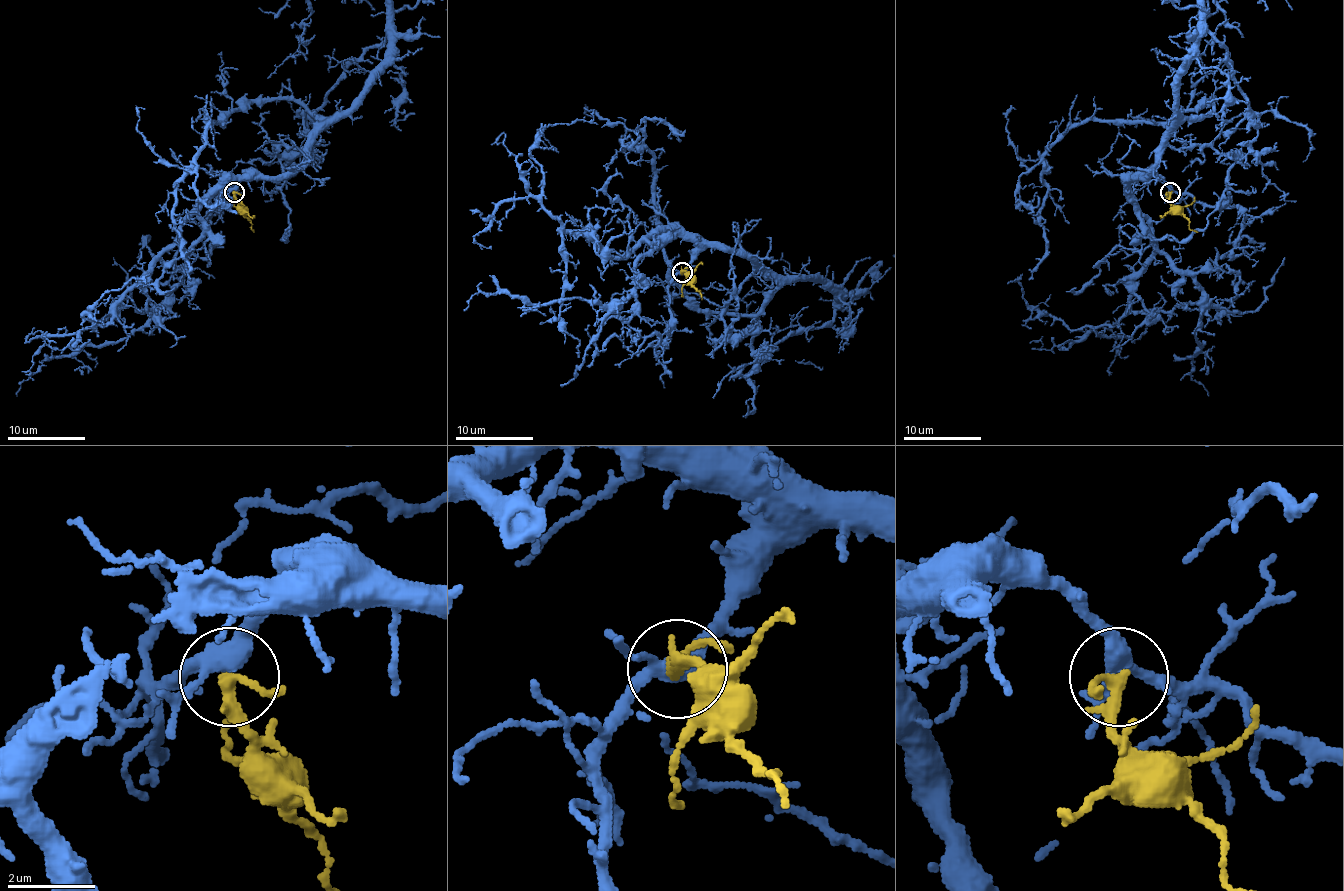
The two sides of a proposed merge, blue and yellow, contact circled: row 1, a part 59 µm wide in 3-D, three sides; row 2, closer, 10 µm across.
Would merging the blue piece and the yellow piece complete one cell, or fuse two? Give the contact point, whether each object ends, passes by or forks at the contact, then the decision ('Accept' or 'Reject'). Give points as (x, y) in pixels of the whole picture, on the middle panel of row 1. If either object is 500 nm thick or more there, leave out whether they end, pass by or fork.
Place: (682, 272). At the ring blue forks. At the ring yellow passes by. Accept

